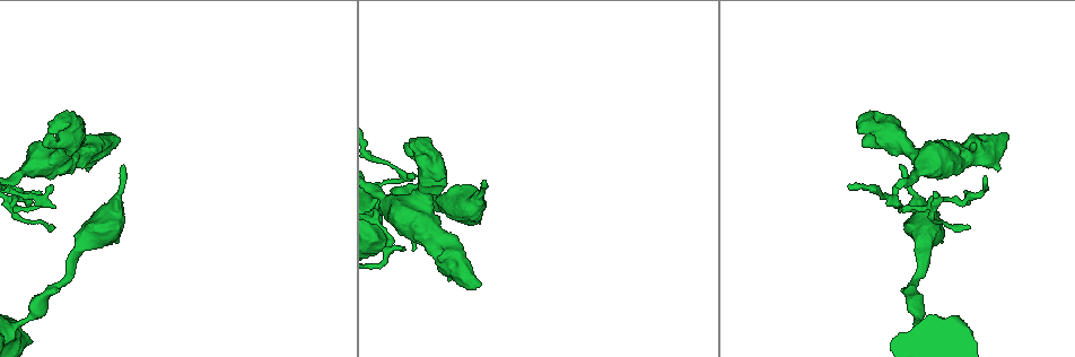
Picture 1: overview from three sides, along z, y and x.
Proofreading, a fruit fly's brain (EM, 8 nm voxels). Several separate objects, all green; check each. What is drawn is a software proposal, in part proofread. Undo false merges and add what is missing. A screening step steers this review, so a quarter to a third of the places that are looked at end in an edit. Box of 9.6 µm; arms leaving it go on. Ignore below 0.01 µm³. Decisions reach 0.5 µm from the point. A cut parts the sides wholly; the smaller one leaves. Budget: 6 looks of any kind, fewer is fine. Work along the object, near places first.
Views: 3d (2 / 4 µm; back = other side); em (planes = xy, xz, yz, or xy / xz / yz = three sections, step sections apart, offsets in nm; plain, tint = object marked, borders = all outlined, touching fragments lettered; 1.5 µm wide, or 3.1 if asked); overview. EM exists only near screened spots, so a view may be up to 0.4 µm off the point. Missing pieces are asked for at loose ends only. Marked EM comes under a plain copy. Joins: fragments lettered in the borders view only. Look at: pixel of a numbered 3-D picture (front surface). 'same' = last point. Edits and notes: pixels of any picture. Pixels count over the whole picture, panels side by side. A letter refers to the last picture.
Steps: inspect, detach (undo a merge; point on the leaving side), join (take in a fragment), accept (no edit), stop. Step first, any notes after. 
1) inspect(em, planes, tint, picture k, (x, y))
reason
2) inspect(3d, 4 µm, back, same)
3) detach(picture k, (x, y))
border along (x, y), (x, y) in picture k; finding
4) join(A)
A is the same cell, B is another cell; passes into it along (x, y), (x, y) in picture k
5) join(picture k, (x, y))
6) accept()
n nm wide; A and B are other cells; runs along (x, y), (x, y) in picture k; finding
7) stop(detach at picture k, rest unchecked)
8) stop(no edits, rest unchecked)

inspect(em, yz, step 8, borders, picture 1, (124, 166))
branch stops here

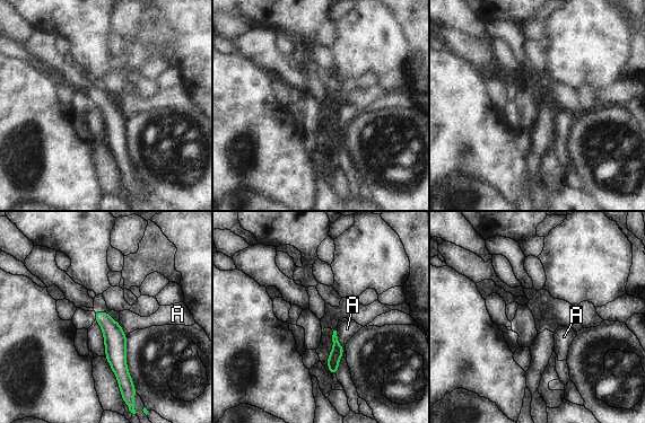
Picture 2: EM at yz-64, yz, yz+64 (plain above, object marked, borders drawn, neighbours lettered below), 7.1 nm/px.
inspect(em, planes, borders, same)
another direction

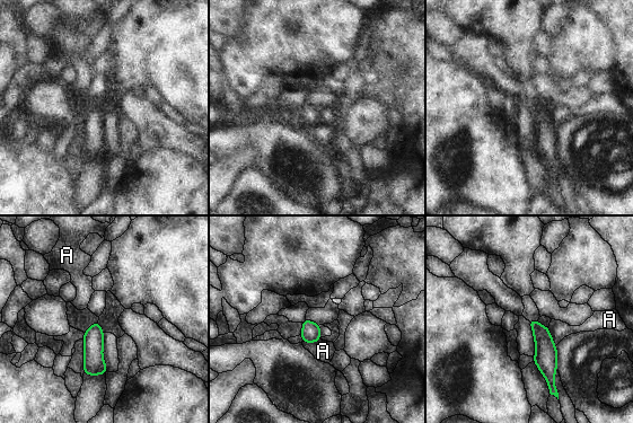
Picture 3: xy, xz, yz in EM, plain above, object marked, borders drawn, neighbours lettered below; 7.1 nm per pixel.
accept()
A is another cell; runs along (533, 323), (545, 345), (552, 388) in picture 3; none of them fits

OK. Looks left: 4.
inspect(3d, 4 µm, picture 1, (385, 201))
thick turns thin

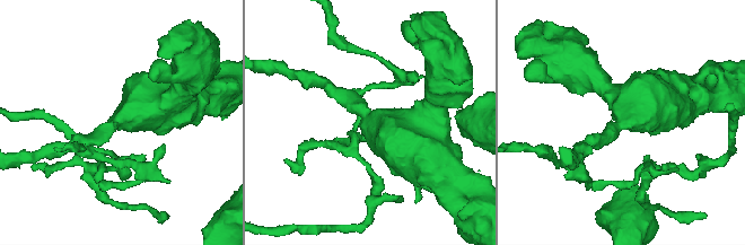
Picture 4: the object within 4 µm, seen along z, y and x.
inspect(em, planes, borders, picture 4, (118, 119))

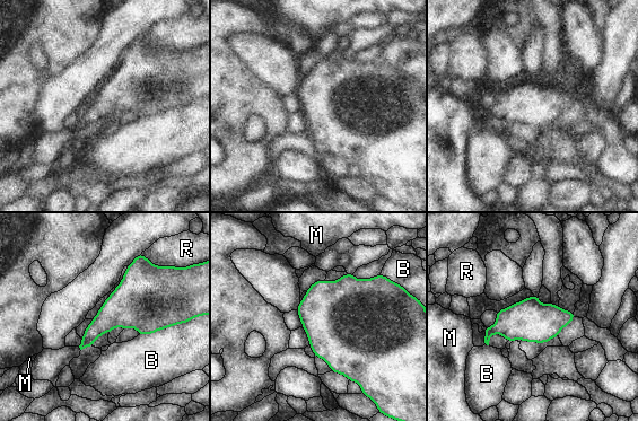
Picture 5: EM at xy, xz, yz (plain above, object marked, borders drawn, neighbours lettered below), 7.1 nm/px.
accept()
B touches over 260 nm; B, M and R are other cells; border along (174, 324), (150, 333), (139, 334) in picture 5; continuous, no second neuron

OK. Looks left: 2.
inspect(em, planes, borders, picture 1, (412, 248))

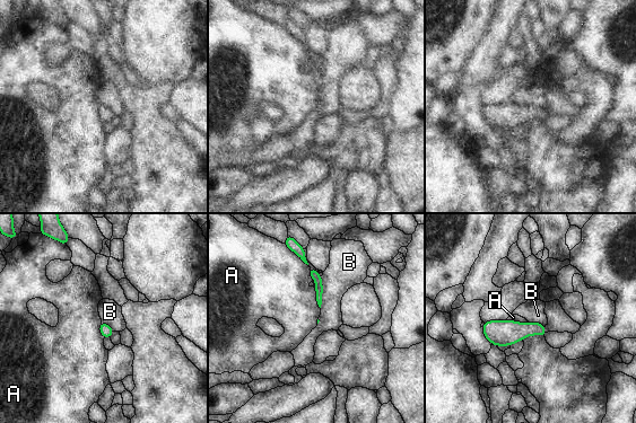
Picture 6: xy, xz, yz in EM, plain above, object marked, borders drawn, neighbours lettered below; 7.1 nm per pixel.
accept()
A and B are other cells; border along (506, 319), (528, 323) in picture 6; no lettered fragment goes on from it

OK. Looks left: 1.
stop(no edits, rest unchecked)

